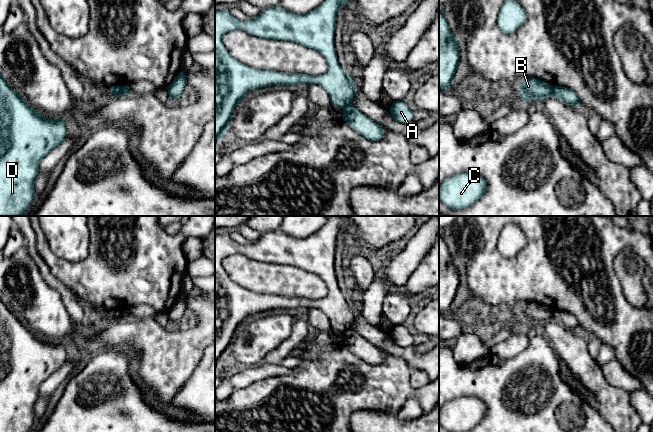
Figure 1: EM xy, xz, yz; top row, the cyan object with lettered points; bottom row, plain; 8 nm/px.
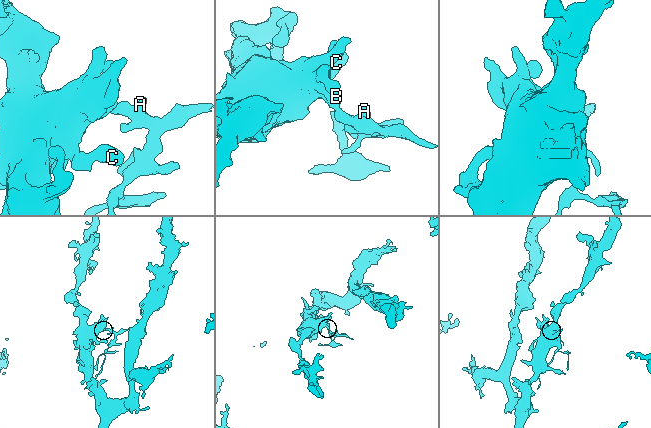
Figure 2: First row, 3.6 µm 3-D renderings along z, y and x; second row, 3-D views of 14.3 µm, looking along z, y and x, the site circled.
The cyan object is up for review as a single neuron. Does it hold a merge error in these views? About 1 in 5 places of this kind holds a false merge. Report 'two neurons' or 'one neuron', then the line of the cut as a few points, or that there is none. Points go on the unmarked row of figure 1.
two neurons; cut in xy along (122, 310), (120, 319)

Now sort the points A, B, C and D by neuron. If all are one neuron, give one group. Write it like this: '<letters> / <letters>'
A / B C D

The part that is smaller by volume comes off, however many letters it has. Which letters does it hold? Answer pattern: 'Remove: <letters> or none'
Remove: A

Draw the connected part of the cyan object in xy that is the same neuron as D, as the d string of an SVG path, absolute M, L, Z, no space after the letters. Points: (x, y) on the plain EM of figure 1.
M0 298L0 432L29 432L34 423L34 405L41 384L66 360L64 343L45 341L30 331Z

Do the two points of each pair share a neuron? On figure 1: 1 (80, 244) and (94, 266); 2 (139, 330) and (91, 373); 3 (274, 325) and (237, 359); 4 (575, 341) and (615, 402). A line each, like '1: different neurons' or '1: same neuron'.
1: different neurons
2: different neurons
3: same neuron
4: same neuron

